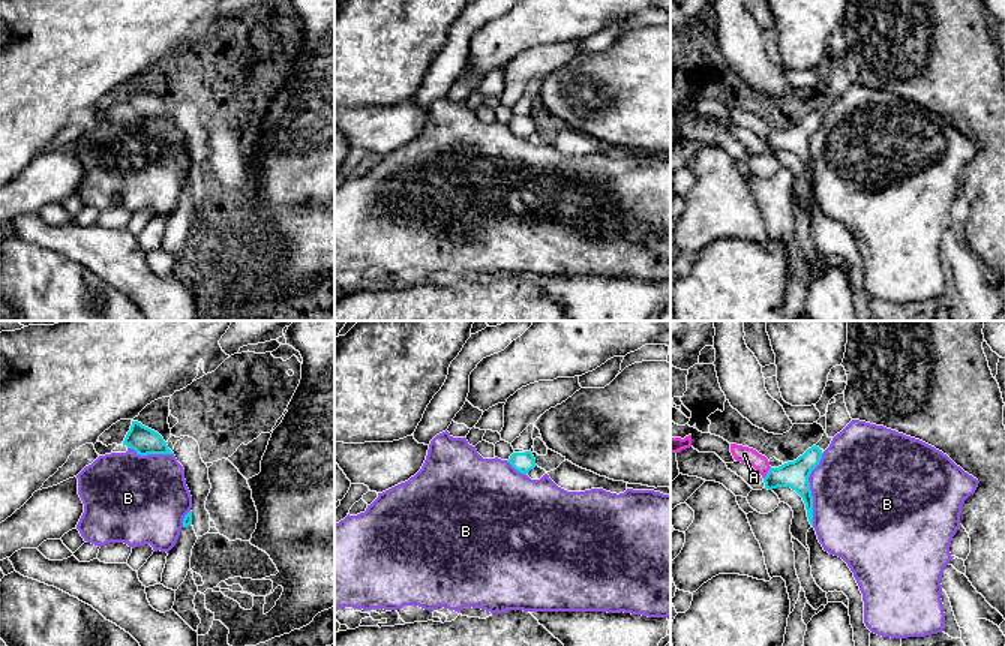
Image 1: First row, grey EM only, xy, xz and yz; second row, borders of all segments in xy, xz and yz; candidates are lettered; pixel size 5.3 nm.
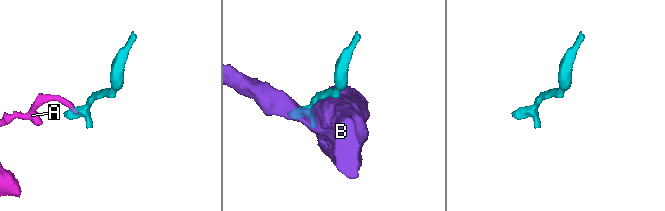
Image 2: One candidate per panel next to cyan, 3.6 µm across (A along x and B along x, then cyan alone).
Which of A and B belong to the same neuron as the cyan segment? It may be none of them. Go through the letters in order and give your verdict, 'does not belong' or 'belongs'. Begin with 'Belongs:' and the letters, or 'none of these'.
Belongs: none of these
A: does not belong
B: does not belong

